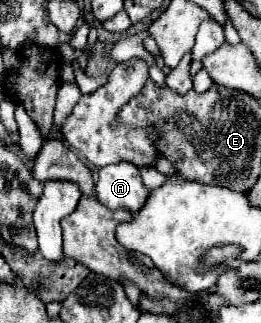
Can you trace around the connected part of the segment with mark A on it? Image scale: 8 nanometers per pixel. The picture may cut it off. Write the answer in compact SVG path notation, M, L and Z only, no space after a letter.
M127 161L99 169L95 191L97 199L113 211L127 209L137 213L149 197L149 189L141 179L139 169Z

